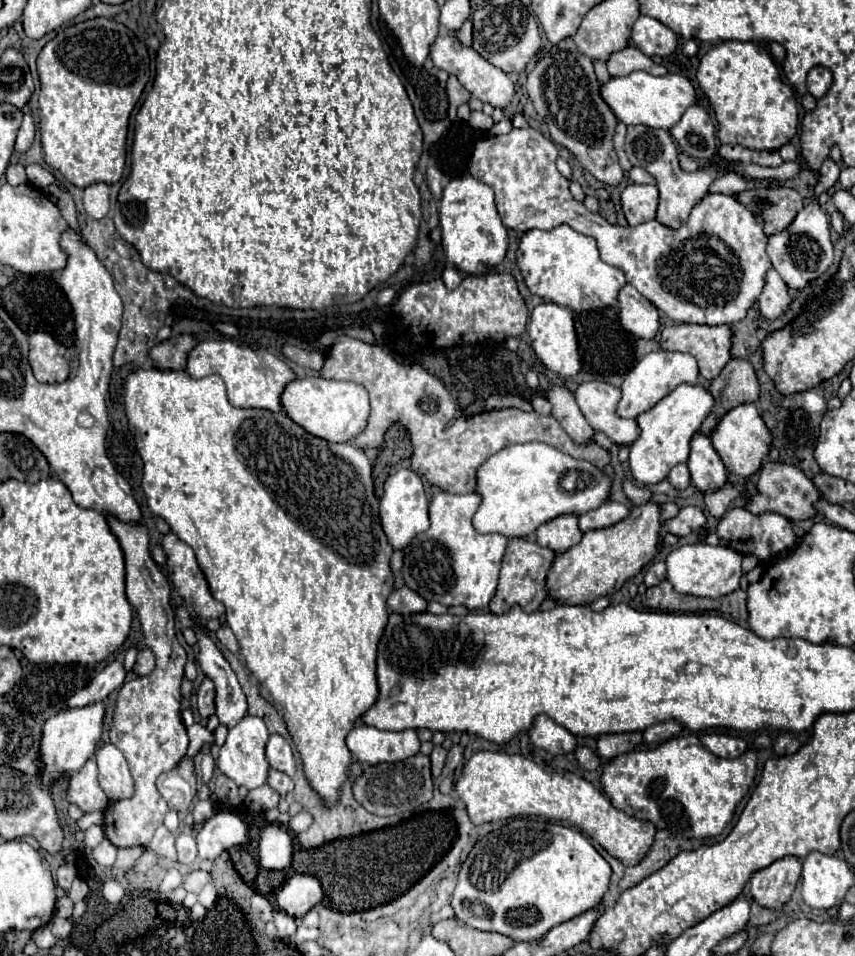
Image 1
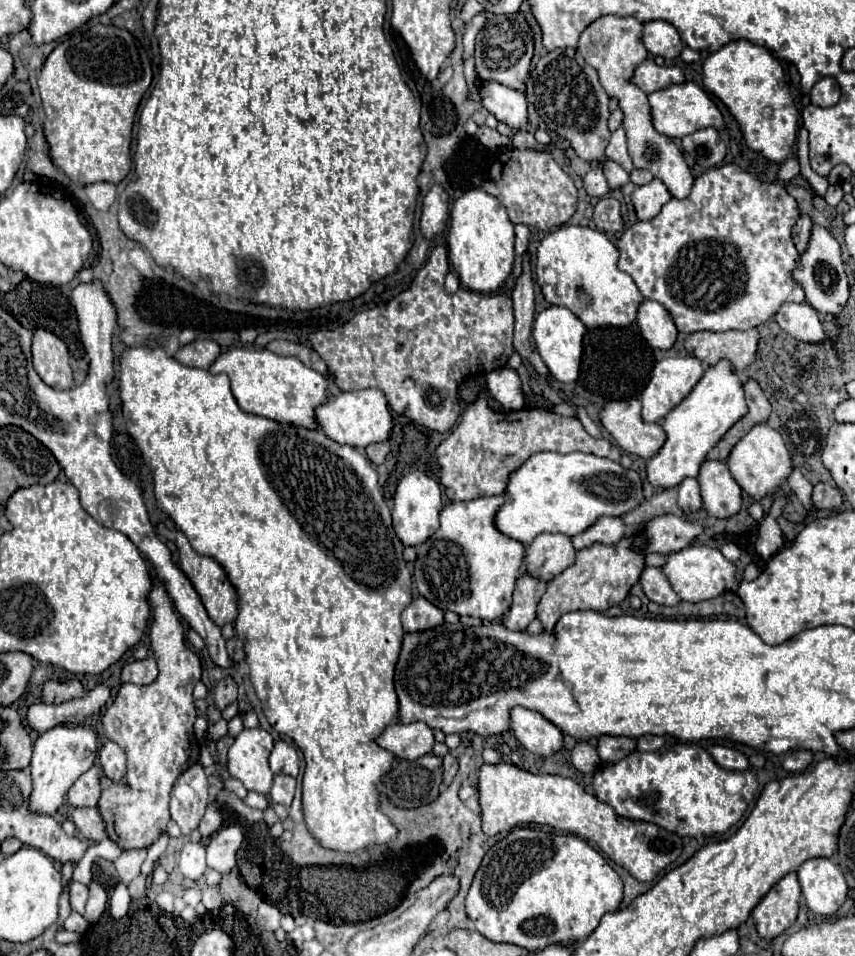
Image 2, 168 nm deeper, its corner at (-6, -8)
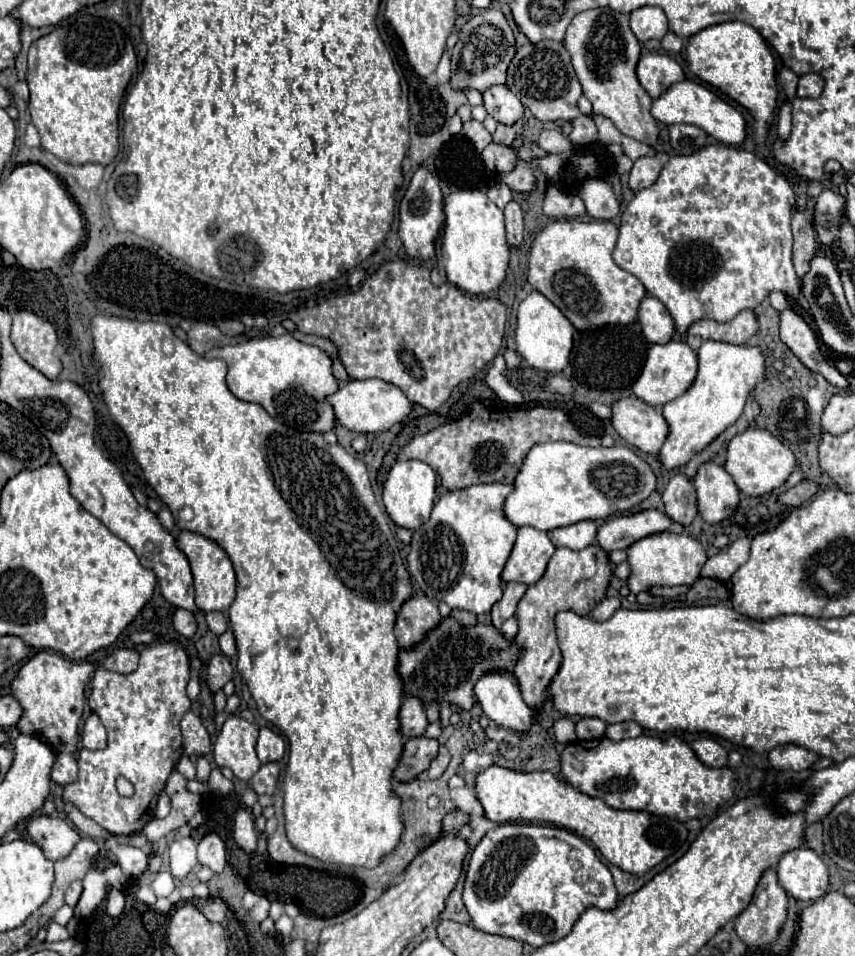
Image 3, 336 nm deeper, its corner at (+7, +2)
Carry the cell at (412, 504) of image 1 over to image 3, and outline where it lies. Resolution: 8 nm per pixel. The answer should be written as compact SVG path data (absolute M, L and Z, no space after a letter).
M400 460L392 466L392 470L384 482L382 500L384 500L384 508L386 508L388 516L394 520L396 526L408 528L408 530L420 528L430 518L434 498L436 498L436 472L426 462Z

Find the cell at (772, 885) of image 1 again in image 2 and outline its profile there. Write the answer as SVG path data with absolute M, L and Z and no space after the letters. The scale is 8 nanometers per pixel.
M791 872L783 876L767 892L767 896L755 906L751 916L755 922L757 934L765 940L773 940L779 934L783 934L797 918L799 898L801 898L801 886L799 886L797 874Z

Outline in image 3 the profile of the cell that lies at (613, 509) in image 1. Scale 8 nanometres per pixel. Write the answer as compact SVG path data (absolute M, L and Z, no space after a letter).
M584 520L572 526L564 528L554 528L548 532L550 540L554 546L566 546L570 550L582 550L596 542L596 532L598 532L598 522L596 520Z

